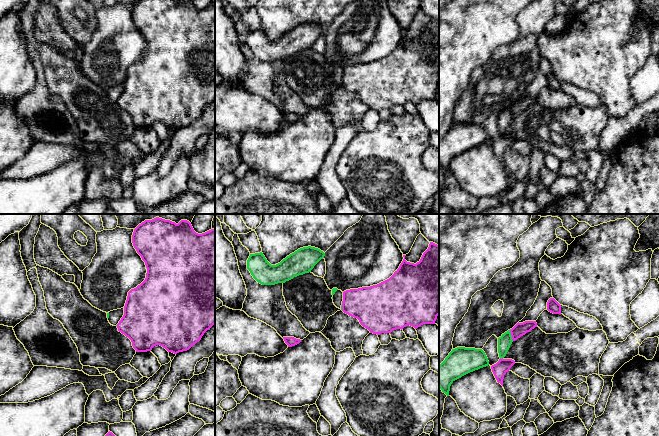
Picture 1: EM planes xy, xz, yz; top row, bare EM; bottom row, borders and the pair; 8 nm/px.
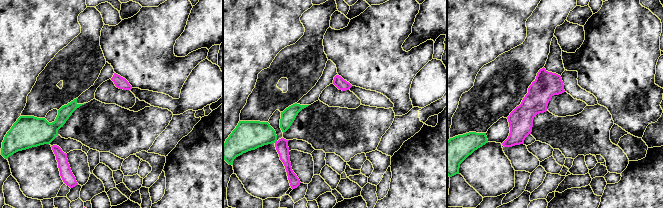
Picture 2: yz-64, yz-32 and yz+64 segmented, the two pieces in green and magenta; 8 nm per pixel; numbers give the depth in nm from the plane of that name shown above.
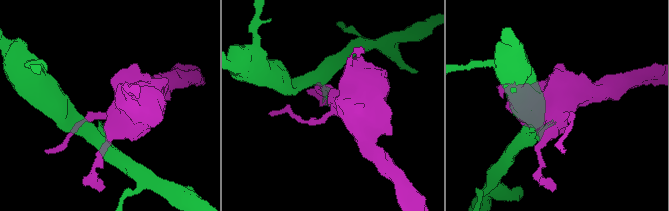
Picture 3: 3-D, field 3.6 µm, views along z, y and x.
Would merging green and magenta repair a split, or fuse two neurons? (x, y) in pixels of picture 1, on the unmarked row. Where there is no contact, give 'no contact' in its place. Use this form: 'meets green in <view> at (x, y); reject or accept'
meets green in yz at (510, 111); reject

